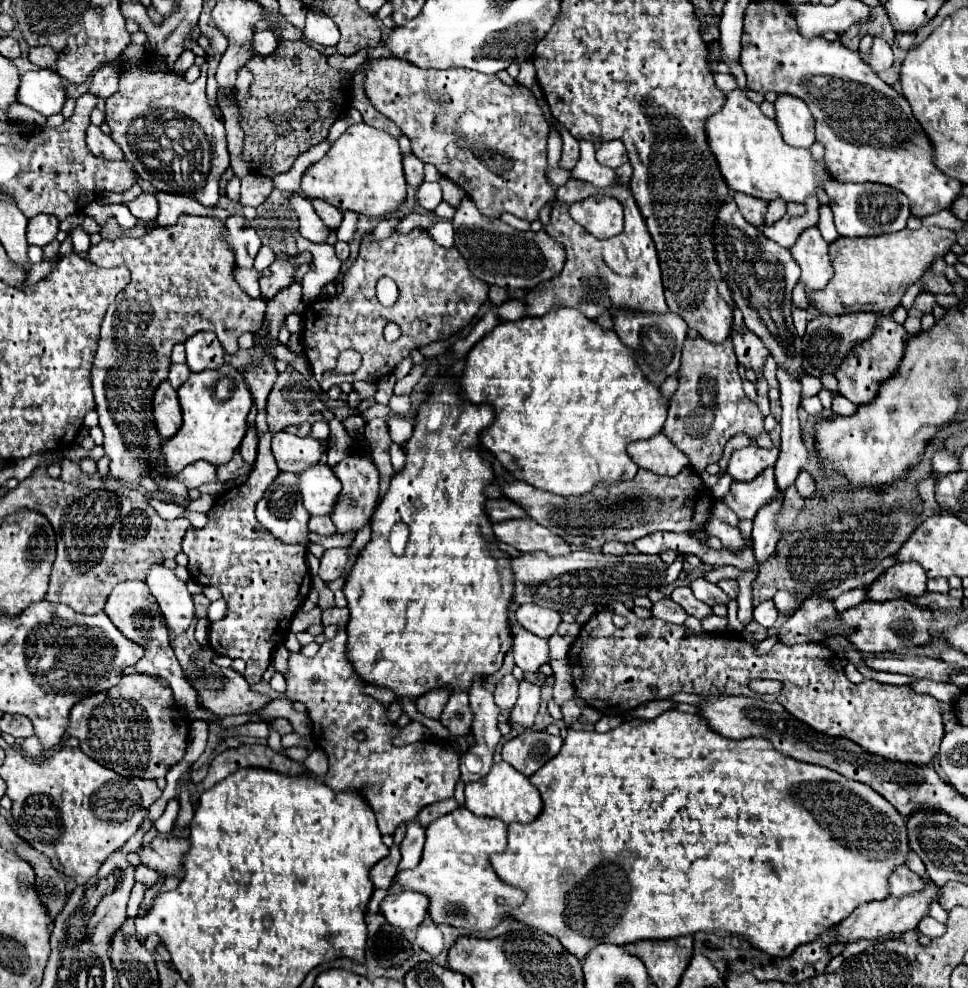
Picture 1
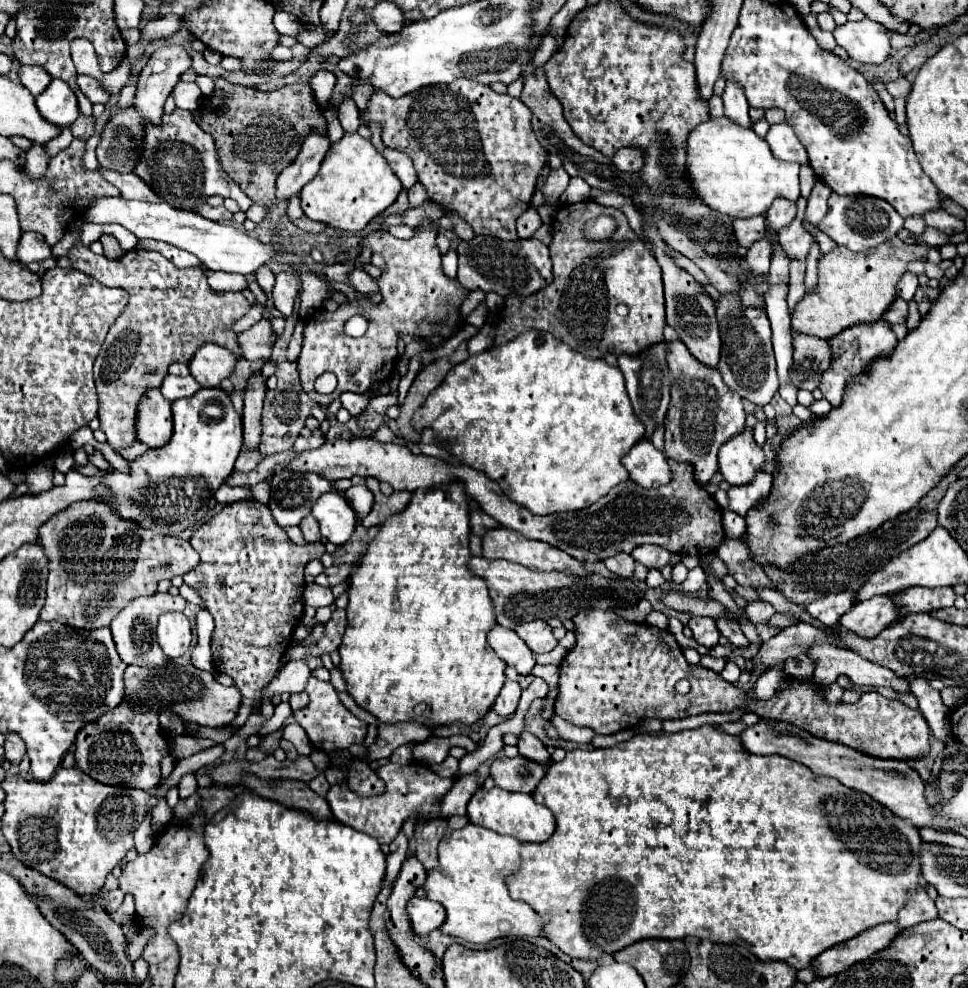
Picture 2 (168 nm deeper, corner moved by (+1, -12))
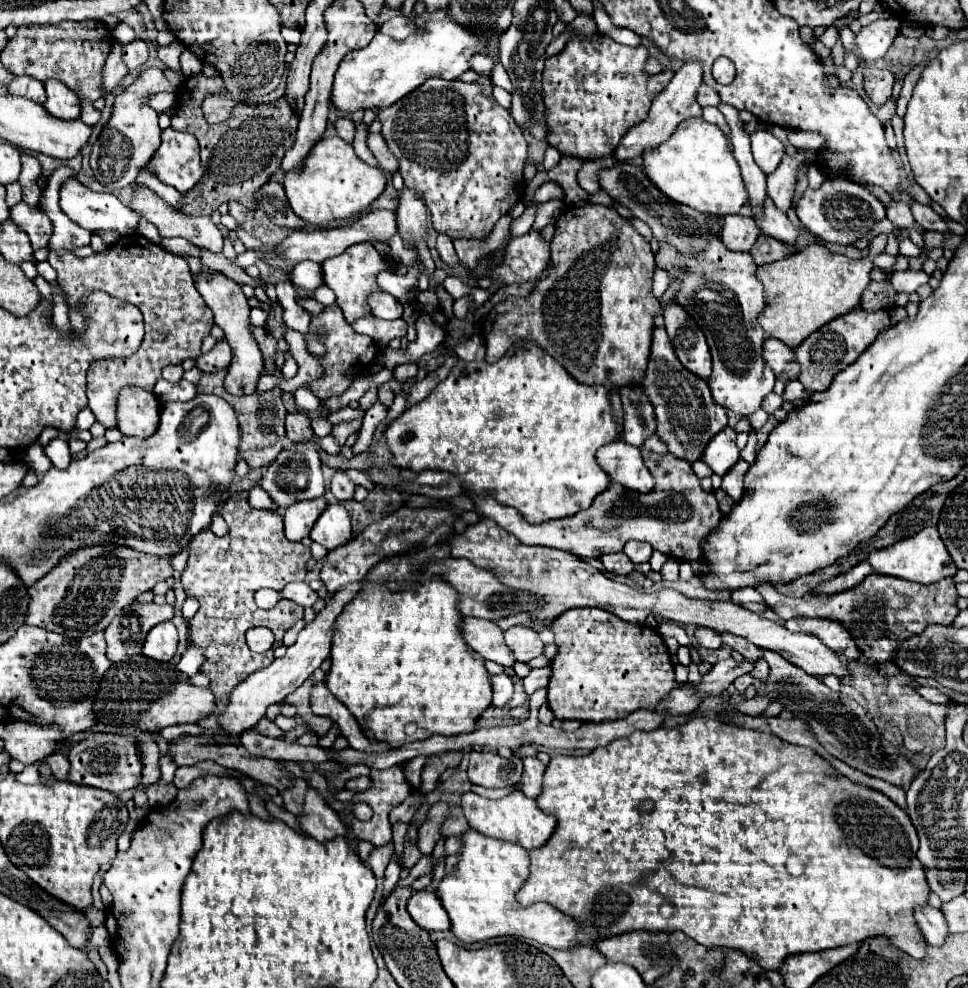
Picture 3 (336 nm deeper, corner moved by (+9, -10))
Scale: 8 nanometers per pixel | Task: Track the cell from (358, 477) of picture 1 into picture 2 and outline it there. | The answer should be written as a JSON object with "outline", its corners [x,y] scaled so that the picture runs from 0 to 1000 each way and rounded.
{"outline":[[[371,490],[371,492],[363,492],[361,496],[356,496],[356,502],[358,502],[358,508],[363,510],[363,514],[367,516],[367,520],[371,524],[379,522],[383,512],[385,512],[385,500],[379,492]]]}

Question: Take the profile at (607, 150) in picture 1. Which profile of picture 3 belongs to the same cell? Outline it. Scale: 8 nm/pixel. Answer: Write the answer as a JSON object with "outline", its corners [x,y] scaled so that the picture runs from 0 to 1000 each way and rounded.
{"outline":[[[716,61],[716,63],[706,63],[706,67],[697,73],[695,81],[691,83],[691,87],[679,95],[679,99],[675,101],[675,107],[670,111],[670,117],[666,123],[654,128],[654,132],[650,132],[646,136],[646,140],[642,140],[637,152],[635,152],[635,160],[639,164],[648,164],[654,160],[664,158],[668,152],[677,152],[683,144],[687,144],[699,130],[699,126],[704,126],[710,119],[716,117],[724,117],[724,107],[720,105],[720,89],[726,83],[726,71],[724,71],[724,63]]]}

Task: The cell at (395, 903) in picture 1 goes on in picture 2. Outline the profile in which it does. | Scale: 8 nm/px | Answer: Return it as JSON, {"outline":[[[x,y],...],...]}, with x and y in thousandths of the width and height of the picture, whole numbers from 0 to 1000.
{"outline":[[[429,907],[420,915],[420,923],[425,929],[427,941],[433,947],[439,947],[439,945],[451,941],[456,937],[456,933],[460,933],[460,919],[456,919],[456,915],[447,913],[447,911]]]}

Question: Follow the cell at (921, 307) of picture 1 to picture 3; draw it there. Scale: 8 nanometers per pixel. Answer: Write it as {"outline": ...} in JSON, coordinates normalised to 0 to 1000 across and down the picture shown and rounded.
{"outline":[[[900,285],[889,302],[889,312],[894,316],[920,314],[925,310],[925,294],[920,285]]]}

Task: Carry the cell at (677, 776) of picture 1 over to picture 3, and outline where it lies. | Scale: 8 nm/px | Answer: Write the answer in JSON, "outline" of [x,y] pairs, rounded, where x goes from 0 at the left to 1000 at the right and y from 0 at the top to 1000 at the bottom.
{"outline":[[[720,725],[699,737],[679,737],[670,741],[654,741],[650,747],[633,749],[629,755],[615,757],[602,767],[571,765],[561,787],[561,800],[555,816],[575,828],[573,842],[559,856],[546,862],[549,885],[534,903],[538,917],[565,913],[584,923],[598,935],[596,955],[615,955],[625,949],[642,947],[654,941],[695,943],[706,941],[712,949],[728,957],[749,957],[768,962],[790,982],[805,982],[813,968],[830,964],[846,964],[867,960],[879,953],[892,953],[902,947],[918,947],[923,955],[943,970],[956,968],[956,949],[943,931],[943,919],[958,915],[960,897],[951,872],[947,870],[949,848],[939,826],[925,816],[914,804],[889,794],[881,794],[869,785],[856,771],[836,757],[819,755],[799,743],[761,737],[749,733],[741,725]]]}

